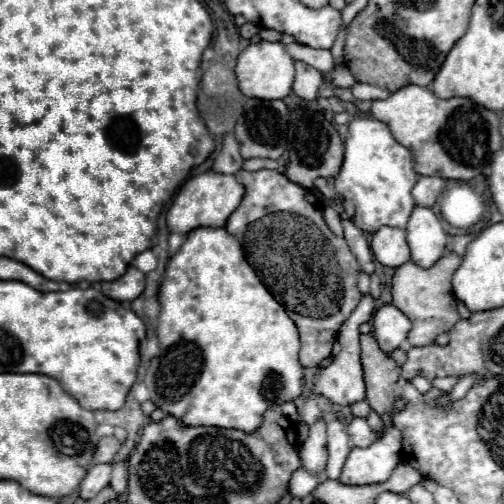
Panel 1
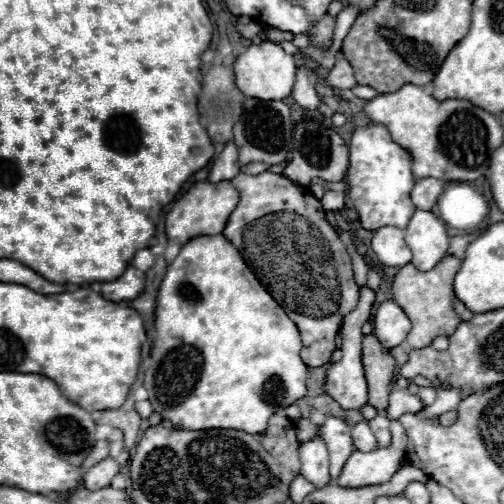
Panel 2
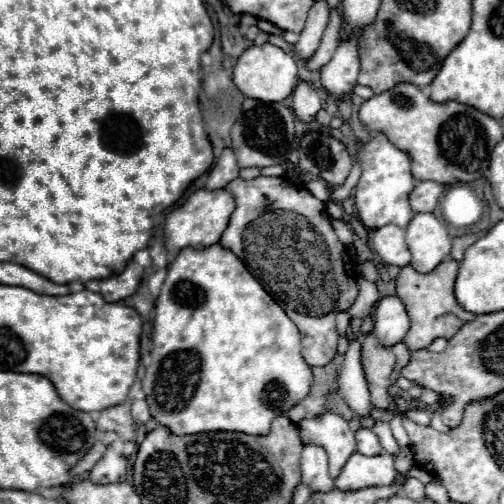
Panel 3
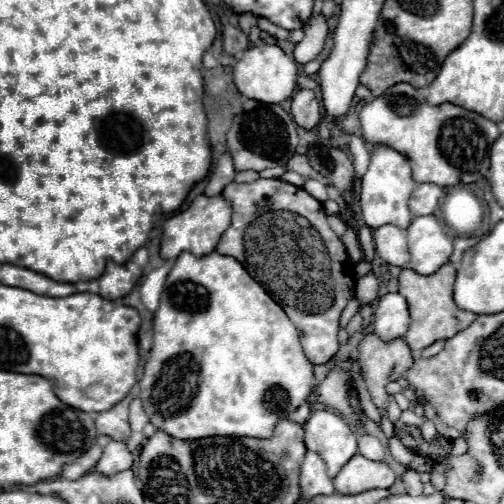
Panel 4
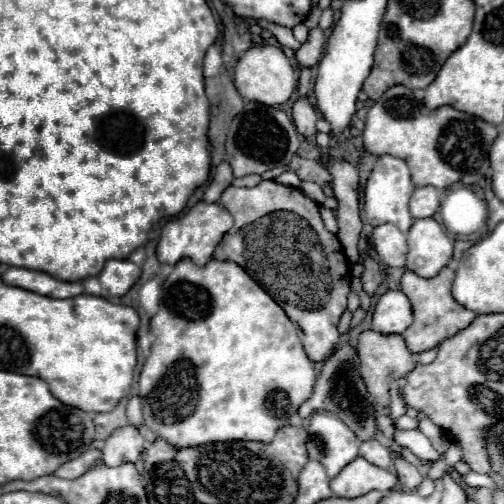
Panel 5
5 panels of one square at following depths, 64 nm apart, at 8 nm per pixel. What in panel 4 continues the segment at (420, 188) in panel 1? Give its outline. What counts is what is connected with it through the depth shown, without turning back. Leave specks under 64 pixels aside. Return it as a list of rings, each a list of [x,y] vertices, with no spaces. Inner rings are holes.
[[[420,184],[410,196],[410,212],[414,216],[432,214],[436,210],[442,194],[444,194],[444,190],[436,184]]]

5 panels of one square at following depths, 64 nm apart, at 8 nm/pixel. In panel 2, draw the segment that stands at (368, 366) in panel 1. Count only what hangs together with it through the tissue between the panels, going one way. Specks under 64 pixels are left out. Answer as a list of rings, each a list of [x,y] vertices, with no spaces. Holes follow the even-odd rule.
[[[368,334],[362,340],[362,364],[368,380],[368,402],[378,412],[382,412],[388,408],[388,394],[392,392],[396,360],[386,348],[382,348],[374,334]]]

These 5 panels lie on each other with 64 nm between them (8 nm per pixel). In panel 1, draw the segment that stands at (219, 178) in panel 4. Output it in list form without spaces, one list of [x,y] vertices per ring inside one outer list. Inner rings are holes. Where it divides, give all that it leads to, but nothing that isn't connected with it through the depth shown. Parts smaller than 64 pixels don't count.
[[[226,134],[222,142],[222,150],[214,158],[212,170],[218,174],[236,174],[242,168],[242,164],[244,164],[244,158],[240,156],[240,148],[234,134]]]

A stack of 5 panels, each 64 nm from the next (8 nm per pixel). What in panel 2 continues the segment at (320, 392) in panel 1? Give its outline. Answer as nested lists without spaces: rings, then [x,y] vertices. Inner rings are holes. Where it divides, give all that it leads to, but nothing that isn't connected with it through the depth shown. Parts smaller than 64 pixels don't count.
[[[362,288],[360,290],[360,302],[358,306],[344,318],[342,324],[342,358],[332,364],[326,372],[326,380],[324,380],[324,390],[326,394],[330,394],[342,408],[354,408],[360,410],[366,402],[368,402],[368,388],[366,388],[366,378],[364,378],[364,370],[362,370],[362,362],[360,362],[360,342],[362,342],[362,324],[366,320],[370,320],[372,316],[372,306],[374,306],[374,292],[370,288]]]

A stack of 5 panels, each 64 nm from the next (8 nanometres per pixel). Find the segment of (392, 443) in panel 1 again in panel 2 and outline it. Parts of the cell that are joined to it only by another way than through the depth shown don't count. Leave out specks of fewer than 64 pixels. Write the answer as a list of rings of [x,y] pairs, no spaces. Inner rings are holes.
[[[398,420],[390,422],[390,434],[392,442],[386,448],[378,446],[372,452],[354,450],[346,460],[336,484],[346,488],[360,488],[360,486],[388,482],[394,476],[394,472],[400,468],[406,448],[406,432]]]

